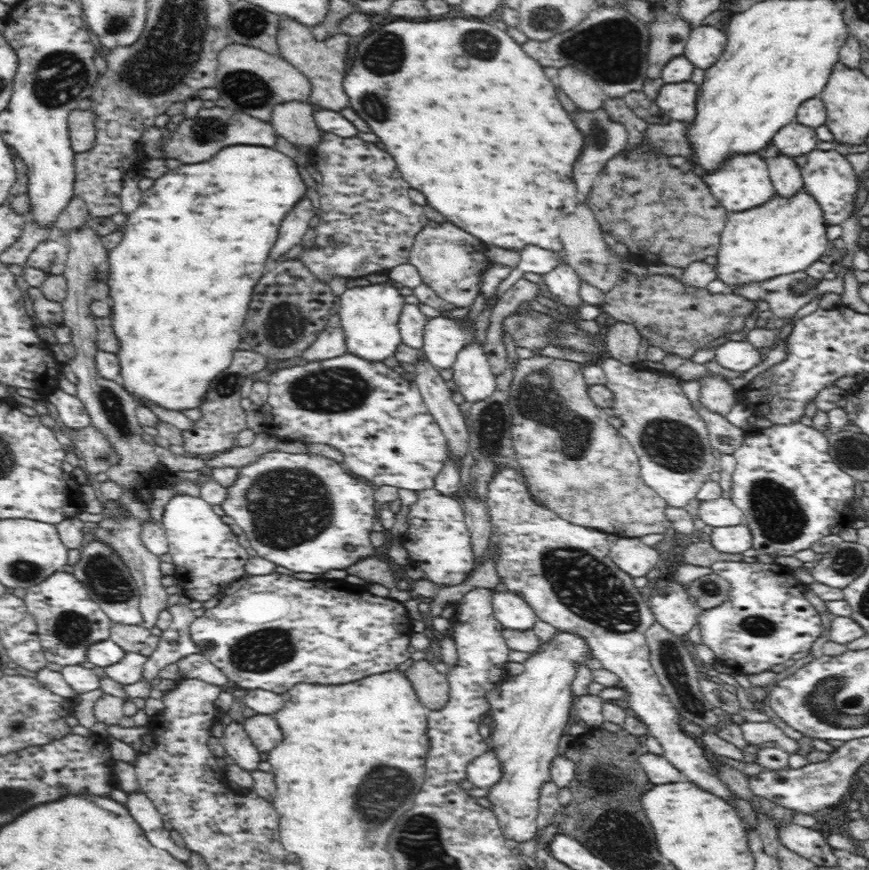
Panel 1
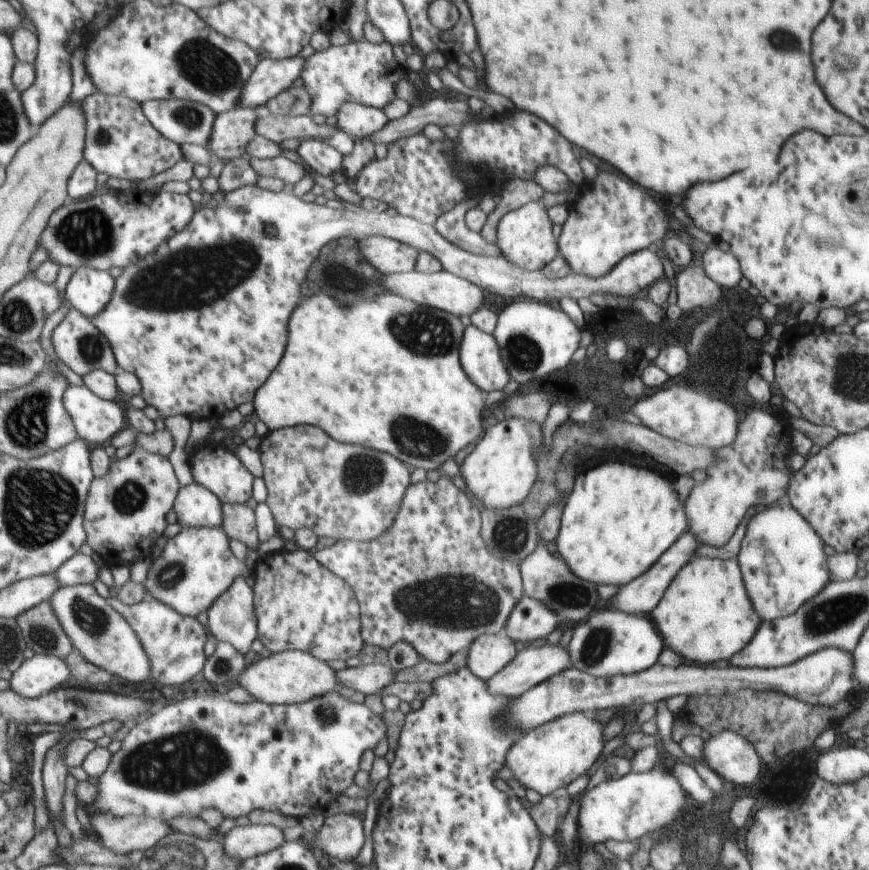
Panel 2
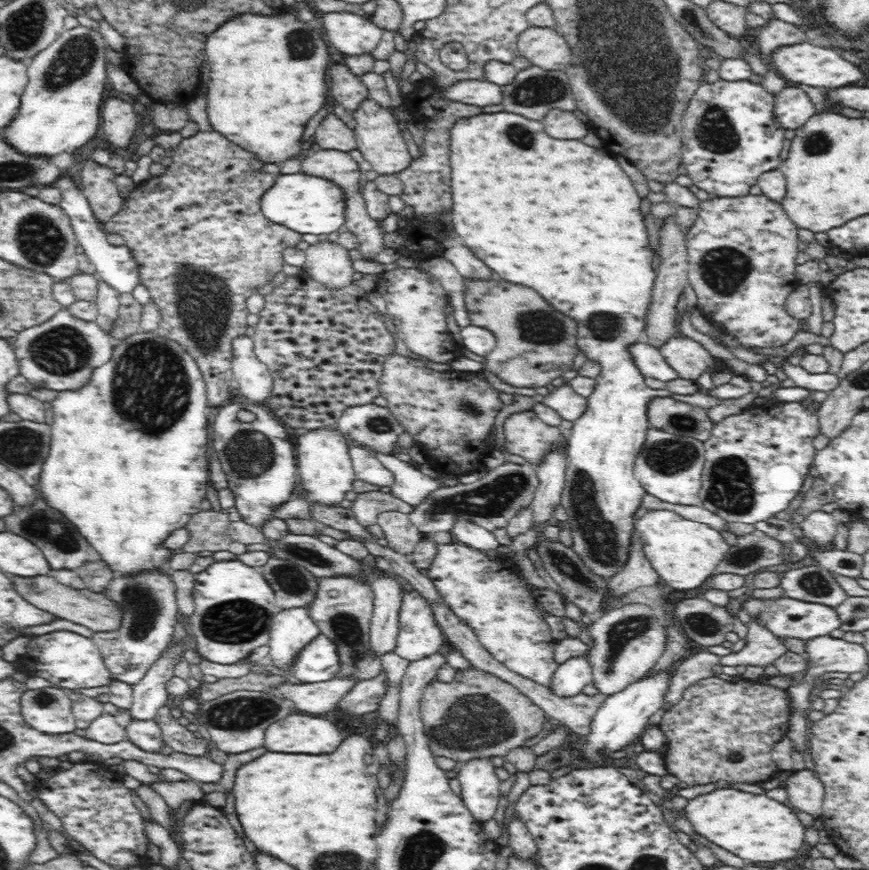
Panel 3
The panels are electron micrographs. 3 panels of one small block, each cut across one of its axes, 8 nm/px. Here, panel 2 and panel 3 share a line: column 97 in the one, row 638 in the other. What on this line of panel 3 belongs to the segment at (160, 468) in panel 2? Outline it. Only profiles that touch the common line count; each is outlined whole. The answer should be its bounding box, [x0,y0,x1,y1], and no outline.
[427,542,559,688]

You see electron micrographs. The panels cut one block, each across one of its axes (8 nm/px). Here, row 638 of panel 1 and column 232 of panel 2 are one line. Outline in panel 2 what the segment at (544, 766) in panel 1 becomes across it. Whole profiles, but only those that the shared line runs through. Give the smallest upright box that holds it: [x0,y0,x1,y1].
[145,527,248,617]

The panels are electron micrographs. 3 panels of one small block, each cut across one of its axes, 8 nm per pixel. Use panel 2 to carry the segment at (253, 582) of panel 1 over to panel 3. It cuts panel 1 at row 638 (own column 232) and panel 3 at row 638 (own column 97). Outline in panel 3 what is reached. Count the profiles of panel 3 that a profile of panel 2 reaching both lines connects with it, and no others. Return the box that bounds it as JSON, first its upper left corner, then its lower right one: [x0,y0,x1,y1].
[290,634,340,683]

